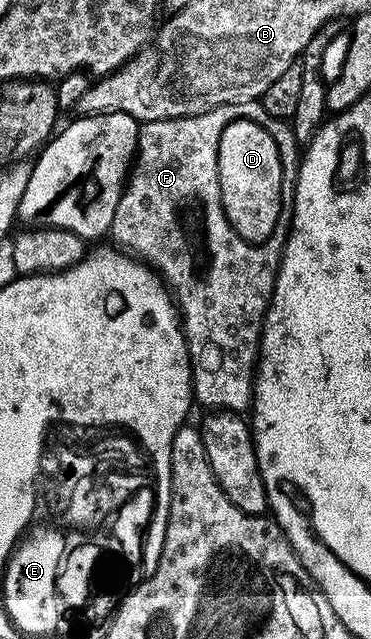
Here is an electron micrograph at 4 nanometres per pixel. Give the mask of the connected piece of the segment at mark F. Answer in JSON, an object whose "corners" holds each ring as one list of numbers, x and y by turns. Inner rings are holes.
{"corners":[[256,99,254,101,246,101,245,103,222,105,216,109,210,109,201,115,193,115,192,117,143,121,139,126,139,148,133,158,133,168,129,173,129,184,124,188,121,199,117,203,117,211,113,215,113,223,111,224,111,232,109,234,110,240,115,240,116,242,112,242,122,252,138,259,142,264,150,265,165,282,177,306,177,312,183,326,183,334,187,337,187,354,191,357,191,392,198,404,200,401,201,404,207,405,203,407,211,411,243,411,251,404,253,374,257,368,259,359,259,335,263,332,263,317,267,314,267,306,271,303,271,292,275,290,275,275,279,271,279,259,283,252,284,243,284,238,282,236,279,237,279,235,272,236,264,244,251,244,247,242,227,221,226,212,223,209,221,187,218,181,218,141,221,139,225,127,229,126,229,123,243,118,260,124,265,131,269,131,269,134,273,137,273,142,279,148,280,163,283,164,284,174,294,174,301,160,301,142,295,138,292,126,288,122,278,121,273,115,269,115,269,111,265,111,262,100]]}

